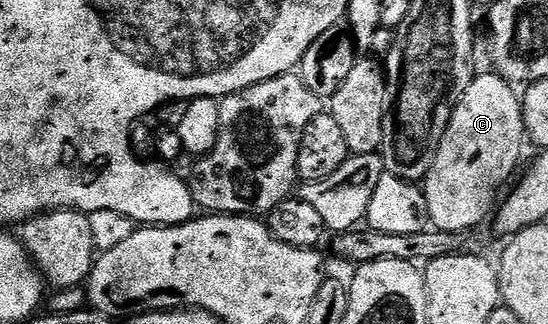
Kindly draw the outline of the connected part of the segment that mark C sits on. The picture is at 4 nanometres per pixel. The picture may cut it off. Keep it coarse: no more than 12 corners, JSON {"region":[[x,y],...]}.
{"region":[[495,72],[460,97],[422,179],[464,234],[517,173],[521,95]]}

